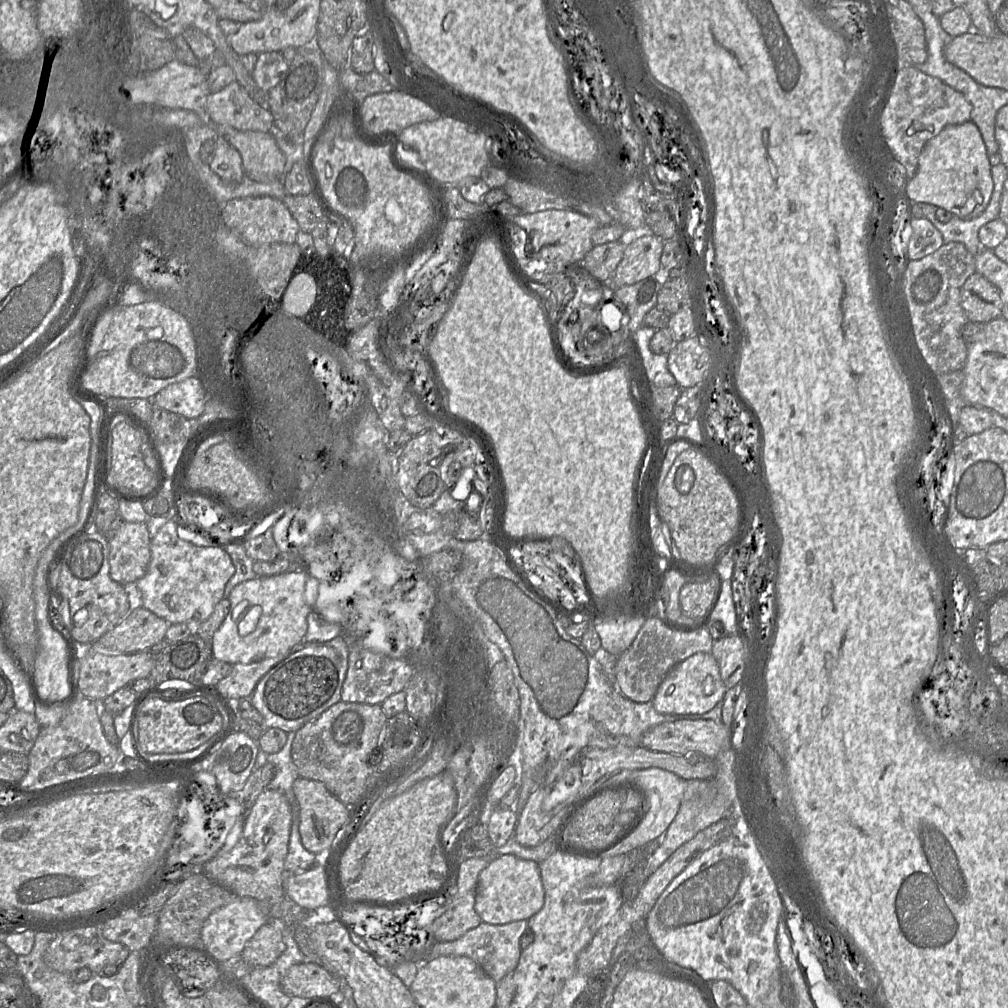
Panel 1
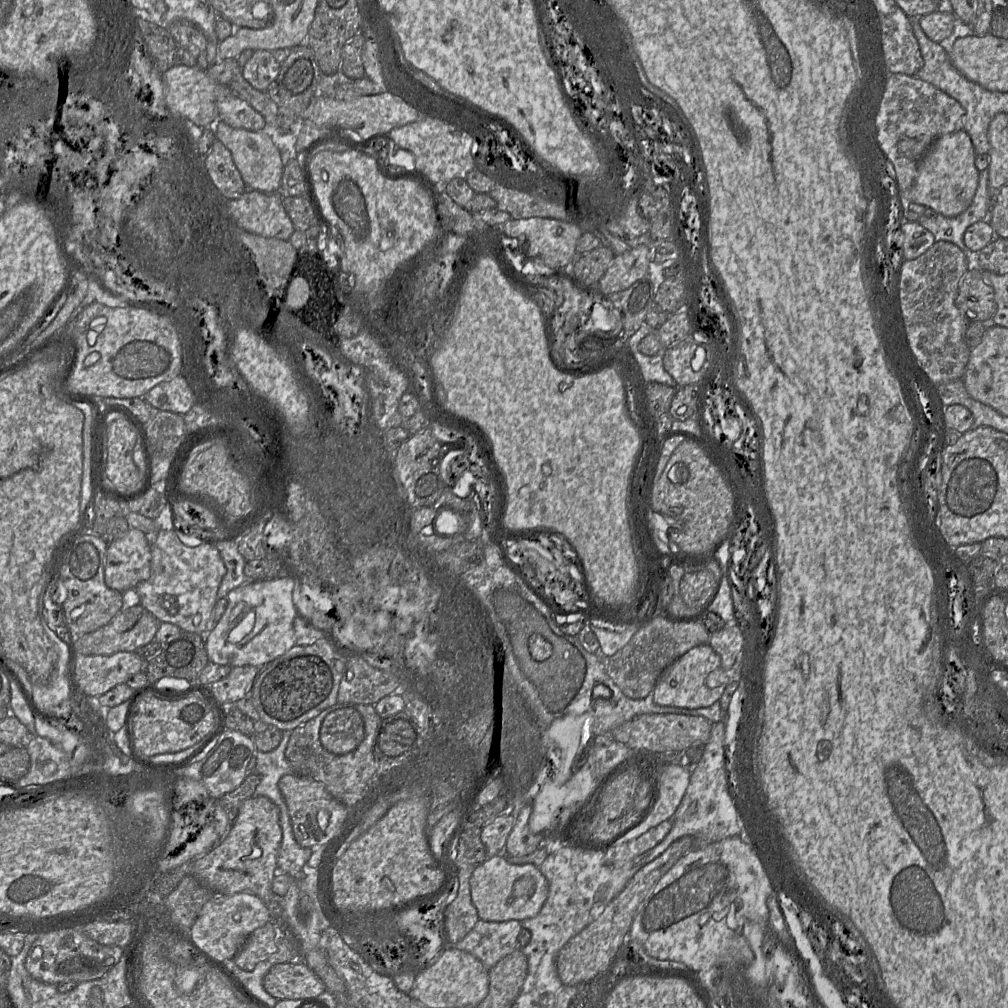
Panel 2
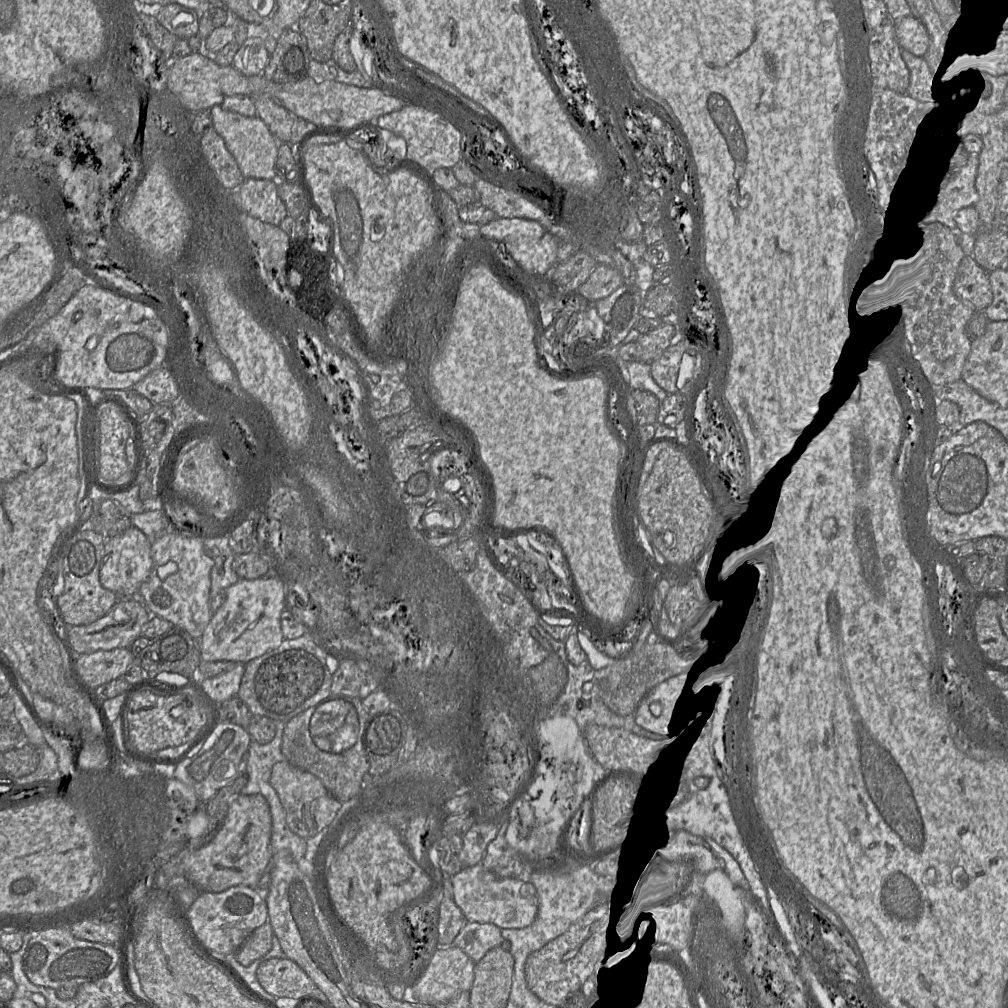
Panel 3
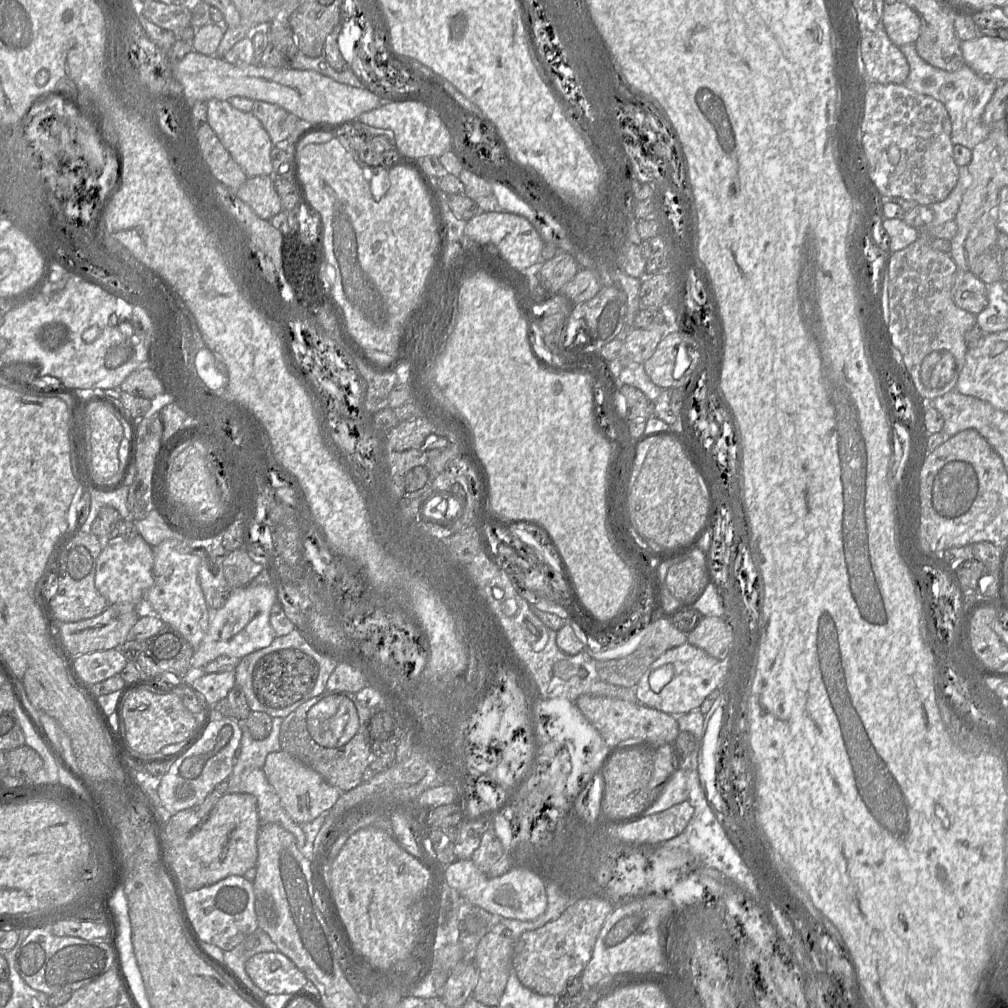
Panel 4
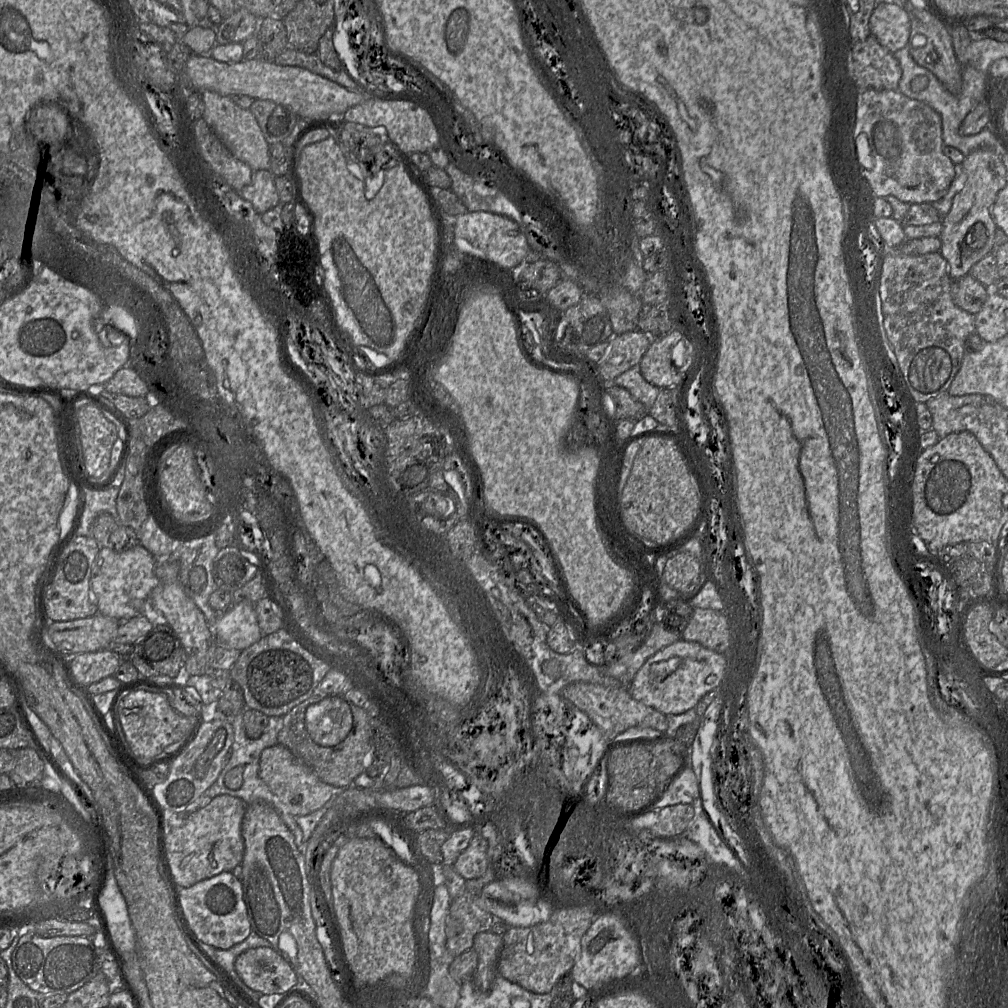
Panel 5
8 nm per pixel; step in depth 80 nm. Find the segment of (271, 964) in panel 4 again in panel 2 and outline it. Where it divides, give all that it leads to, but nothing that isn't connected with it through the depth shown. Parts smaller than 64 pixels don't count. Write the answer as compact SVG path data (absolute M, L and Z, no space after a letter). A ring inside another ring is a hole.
M281 963L271 967L263 978L263 987L277 1000L303 1000L326 991L323 982L305 963Z

